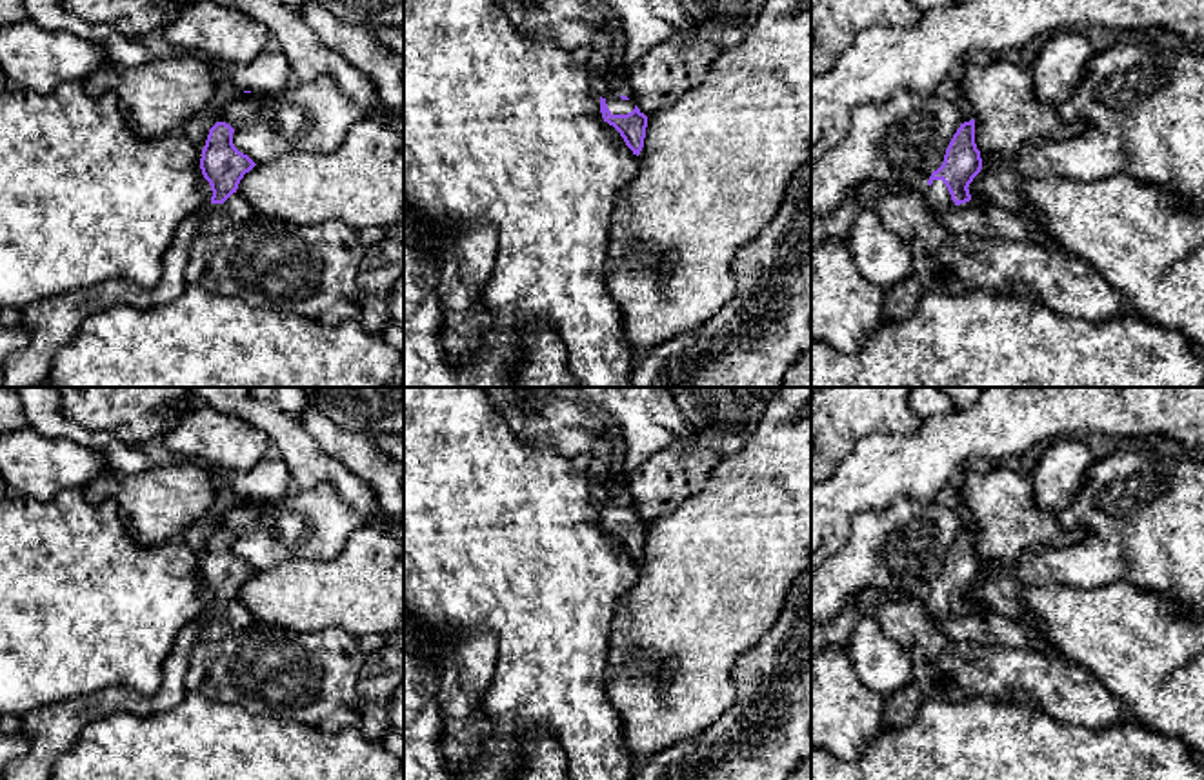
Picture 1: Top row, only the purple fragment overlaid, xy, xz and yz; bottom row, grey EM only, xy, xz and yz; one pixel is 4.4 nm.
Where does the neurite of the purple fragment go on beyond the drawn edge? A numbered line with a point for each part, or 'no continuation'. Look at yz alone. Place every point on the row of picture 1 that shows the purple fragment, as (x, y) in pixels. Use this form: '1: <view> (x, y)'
1: yz (937, 199)

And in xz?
1: xz (615, 104)

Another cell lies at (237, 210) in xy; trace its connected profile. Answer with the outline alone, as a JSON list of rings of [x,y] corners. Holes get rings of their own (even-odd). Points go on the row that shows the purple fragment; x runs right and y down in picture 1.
[[[233,193],[224,204],[211,204],[206,211],[202,211],[200,233],[222,233],[253,215],[255,213],[247,200],[242,195]]]

